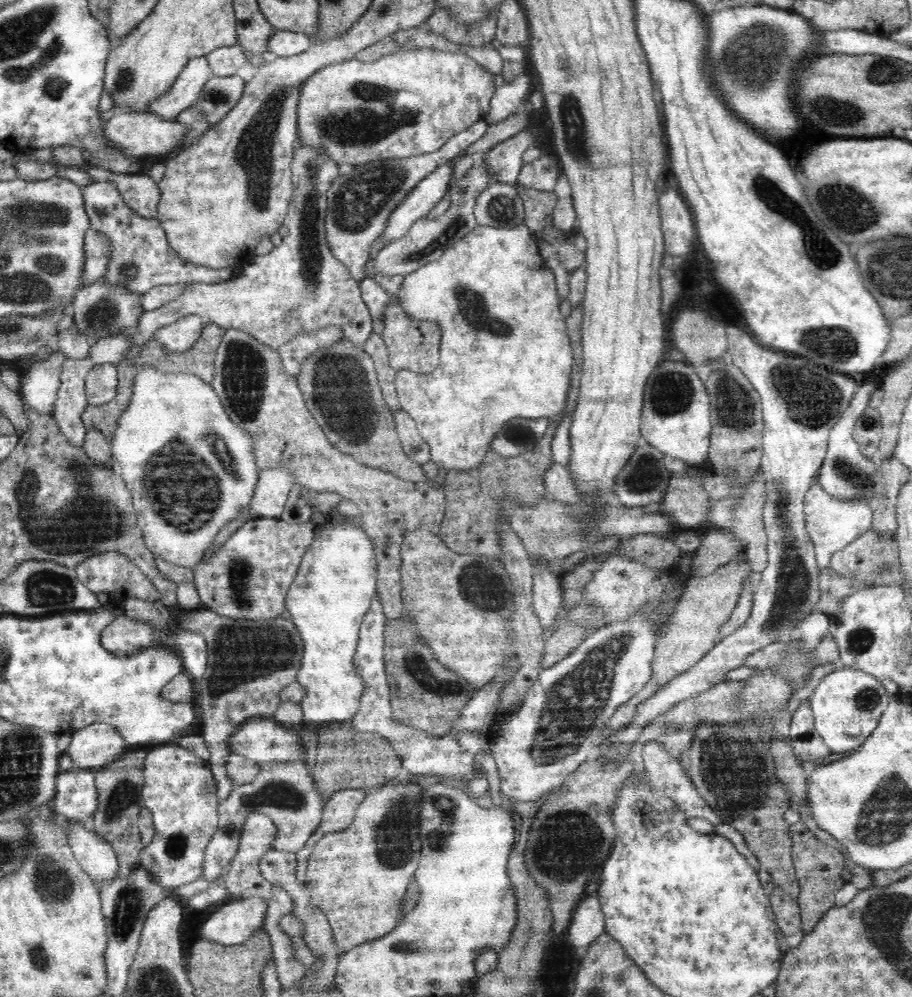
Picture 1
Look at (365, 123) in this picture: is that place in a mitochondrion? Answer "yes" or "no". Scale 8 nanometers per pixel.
yes

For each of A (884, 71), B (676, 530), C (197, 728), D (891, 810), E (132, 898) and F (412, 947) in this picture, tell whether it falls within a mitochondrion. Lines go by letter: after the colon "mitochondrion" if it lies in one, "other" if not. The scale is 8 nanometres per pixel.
A: mitochondrion
B: other
C: other
D: mitochondrion
E: mitochondrion
F: mitochondrion

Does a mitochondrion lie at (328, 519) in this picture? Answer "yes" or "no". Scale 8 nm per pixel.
no

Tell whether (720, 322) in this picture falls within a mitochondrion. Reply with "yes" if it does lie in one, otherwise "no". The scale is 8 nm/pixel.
no

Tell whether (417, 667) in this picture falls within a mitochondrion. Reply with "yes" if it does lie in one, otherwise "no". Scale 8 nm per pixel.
yes

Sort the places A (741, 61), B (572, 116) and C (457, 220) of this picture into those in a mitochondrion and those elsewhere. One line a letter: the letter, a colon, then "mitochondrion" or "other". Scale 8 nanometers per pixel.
A: mitochondrion
B: mitochondrion
C: mitochondrion

